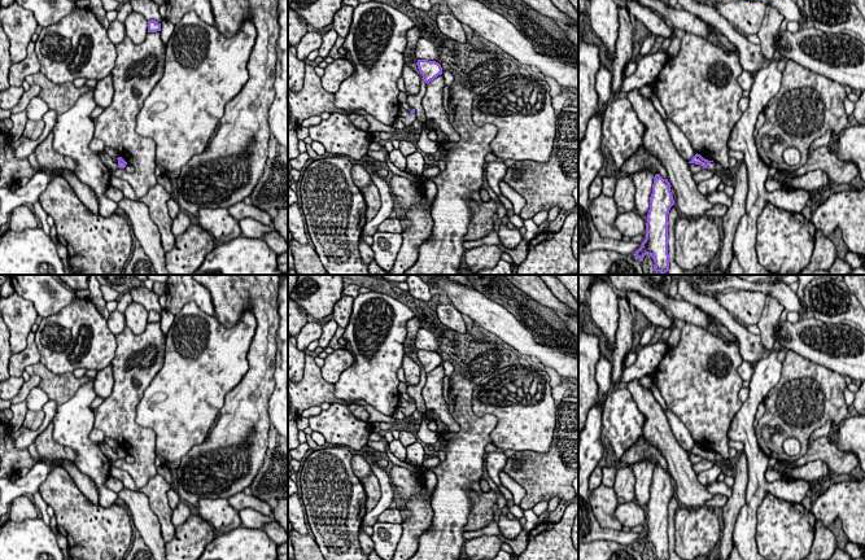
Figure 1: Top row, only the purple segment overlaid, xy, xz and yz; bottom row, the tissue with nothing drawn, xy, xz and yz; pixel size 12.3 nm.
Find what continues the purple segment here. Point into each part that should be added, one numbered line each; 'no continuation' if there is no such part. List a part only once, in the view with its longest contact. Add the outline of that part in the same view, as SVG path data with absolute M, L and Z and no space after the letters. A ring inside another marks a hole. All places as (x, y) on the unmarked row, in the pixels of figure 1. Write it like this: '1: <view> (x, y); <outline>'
1: xy (112, 454); M105 442L99 443L99 447L101 449L101 451L104 452L104 455L112 461L117 461L118 458L118 450L112 449L110 446L108 446Z

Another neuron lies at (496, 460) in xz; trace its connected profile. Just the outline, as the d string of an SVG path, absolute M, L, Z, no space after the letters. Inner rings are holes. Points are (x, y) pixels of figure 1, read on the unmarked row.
M492 451L486 454L485 465L489 472L489 477L499 486L499 473L503 471L507 463L507 456L501 451Z

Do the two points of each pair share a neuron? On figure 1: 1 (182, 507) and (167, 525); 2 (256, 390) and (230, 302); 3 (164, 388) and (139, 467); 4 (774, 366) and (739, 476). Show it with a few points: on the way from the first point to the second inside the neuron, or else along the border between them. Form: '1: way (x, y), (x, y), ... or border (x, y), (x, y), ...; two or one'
1: border (171, 510), (171, 521), (175, 525); two
2: way (261, 362), (263, 309), (258, 303); one
3: border (139, 399), (135, 421), (153, 431), (157, 456); two
4: border (743, 450), (747, 469), (746, 489); two

